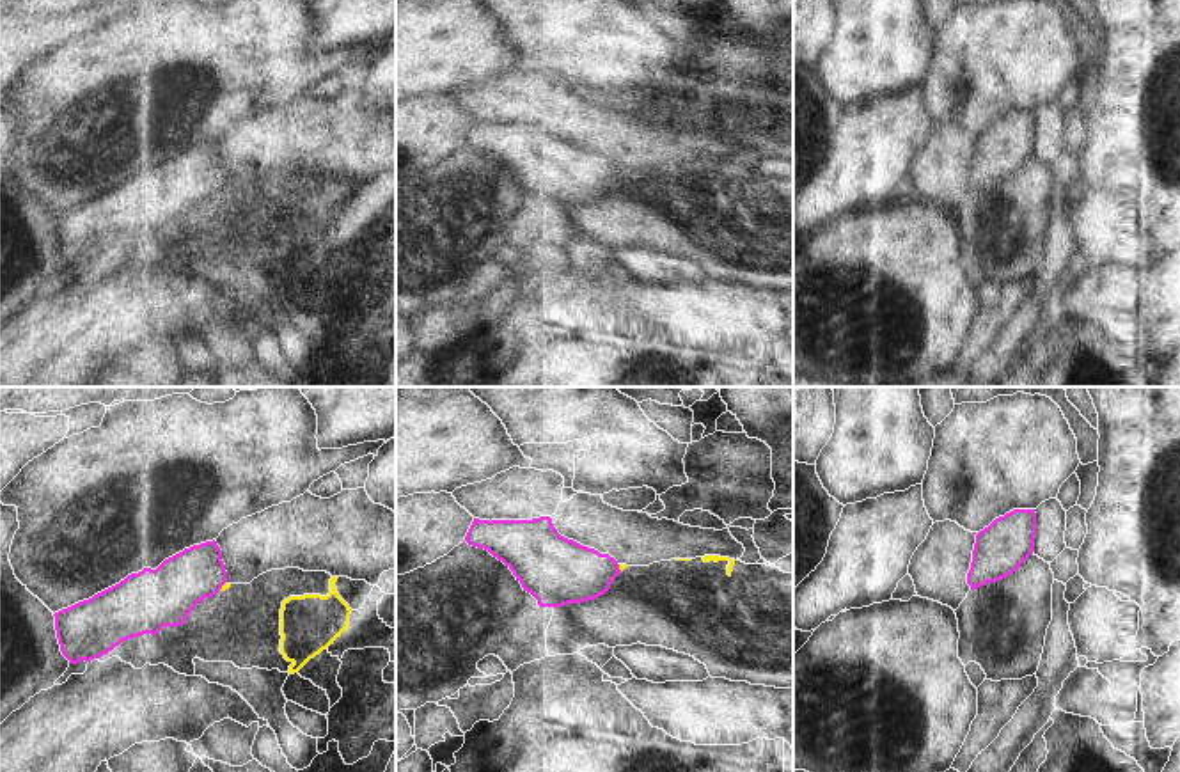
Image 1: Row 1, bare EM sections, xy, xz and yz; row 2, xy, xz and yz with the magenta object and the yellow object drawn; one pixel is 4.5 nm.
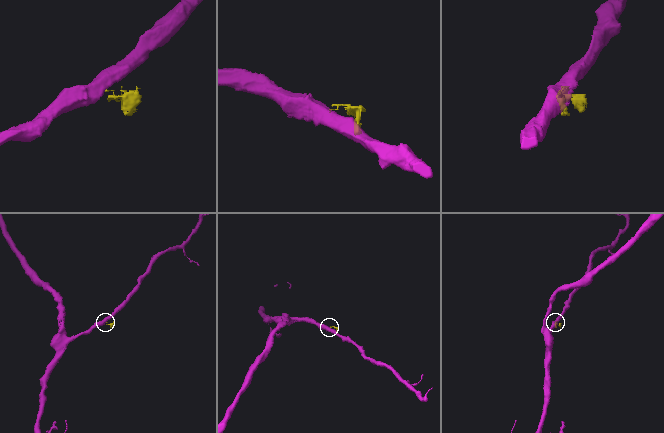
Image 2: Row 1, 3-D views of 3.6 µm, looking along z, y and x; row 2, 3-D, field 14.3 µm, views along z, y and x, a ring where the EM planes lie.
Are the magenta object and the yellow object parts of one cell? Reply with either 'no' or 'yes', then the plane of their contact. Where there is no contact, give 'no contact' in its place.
no | xy

